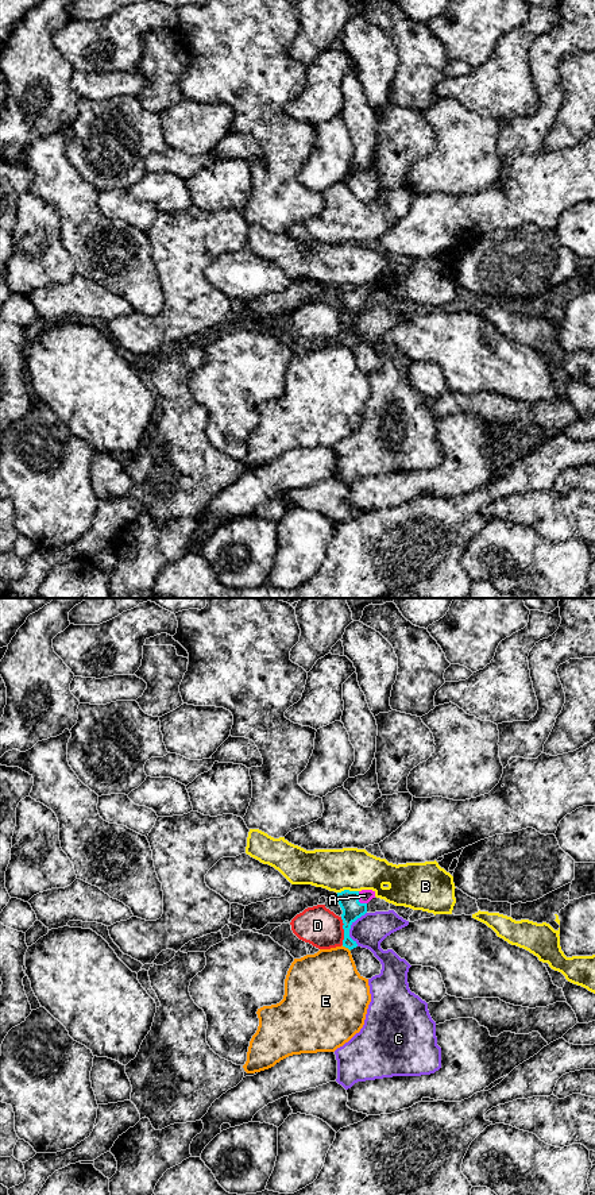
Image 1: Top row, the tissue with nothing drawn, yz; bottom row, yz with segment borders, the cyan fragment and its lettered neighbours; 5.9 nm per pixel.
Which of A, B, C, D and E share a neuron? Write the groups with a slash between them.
A / B / C / D / E

